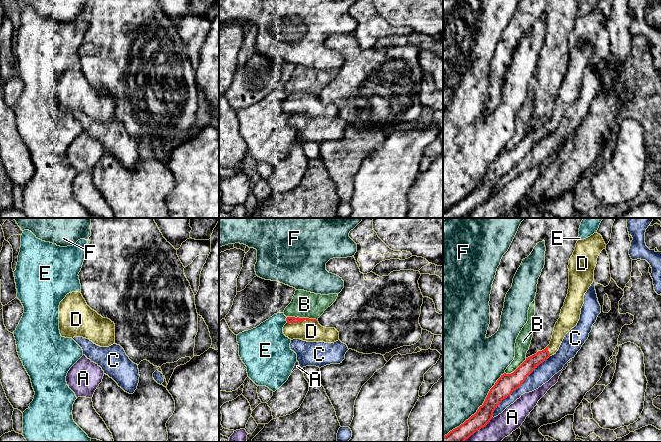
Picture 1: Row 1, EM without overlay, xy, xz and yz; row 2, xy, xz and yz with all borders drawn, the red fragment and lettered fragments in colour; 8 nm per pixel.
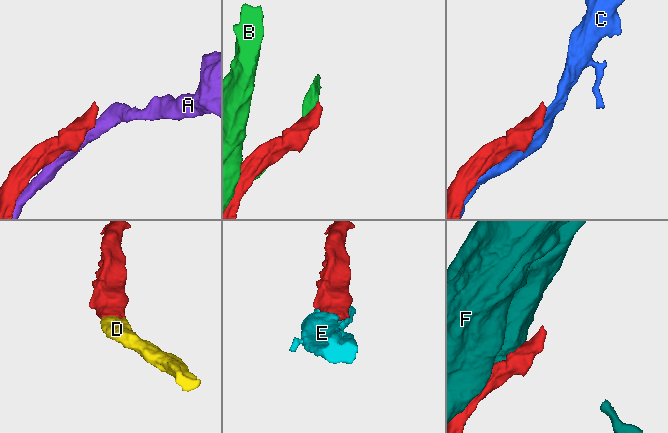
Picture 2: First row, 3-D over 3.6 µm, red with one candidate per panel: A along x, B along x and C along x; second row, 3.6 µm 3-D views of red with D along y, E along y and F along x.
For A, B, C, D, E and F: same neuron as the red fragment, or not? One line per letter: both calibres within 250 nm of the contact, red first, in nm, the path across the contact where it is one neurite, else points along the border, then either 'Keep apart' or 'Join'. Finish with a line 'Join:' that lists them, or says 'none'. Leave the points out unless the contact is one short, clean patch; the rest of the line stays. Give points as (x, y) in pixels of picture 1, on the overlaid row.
A: Thickness 160 nm (red) against 220 nm. Keep apart
B: Thickness 50 nm (red) against 220 nm. Keep apart
C: Thickness 160 nm (red) against 150 nm. Keep apart
D: Thickness 50 nm (red) against 180 nm. Path across: xz (289, 319), (291, 321), (301, 321), (311, 331). Join
E: Thickness 50 nm (red) against 320 nm. Keep apart
F: Thickness 150 nm (red) against 480 nm. Keep apart
Join: D

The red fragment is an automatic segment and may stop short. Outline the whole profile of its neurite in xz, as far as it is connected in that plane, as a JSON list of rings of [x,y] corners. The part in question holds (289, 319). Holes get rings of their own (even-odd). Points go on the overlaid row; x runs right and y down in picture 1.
[[[287,317],[286,321],[283,333],[291,340],[325,343],[339,340],[339,332],[335,328],[324,328],[316,319]]]

